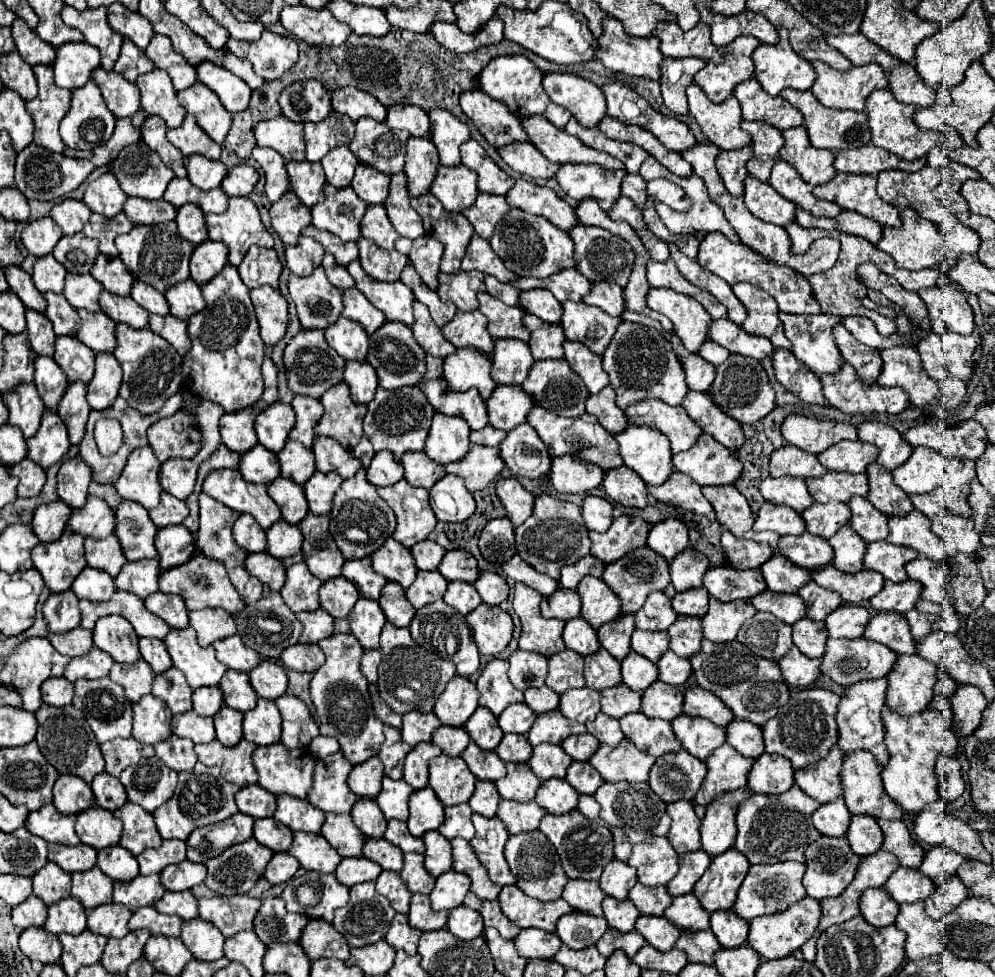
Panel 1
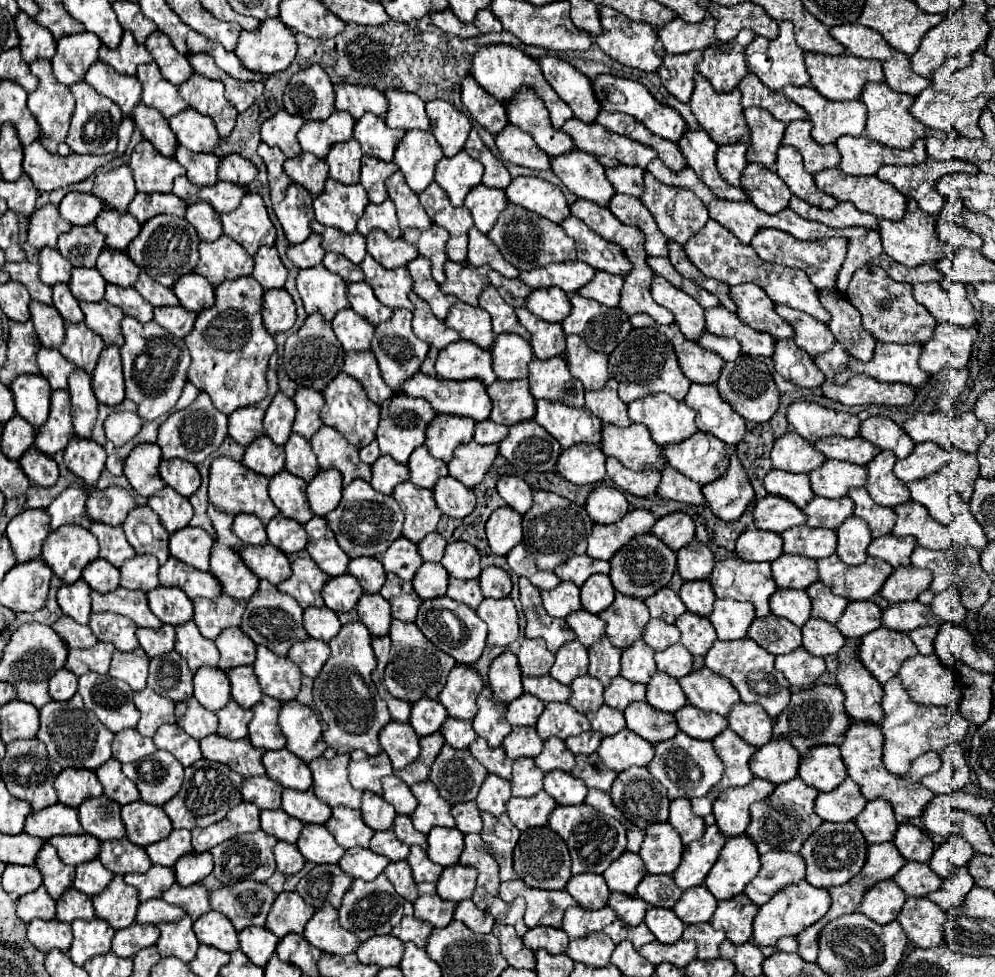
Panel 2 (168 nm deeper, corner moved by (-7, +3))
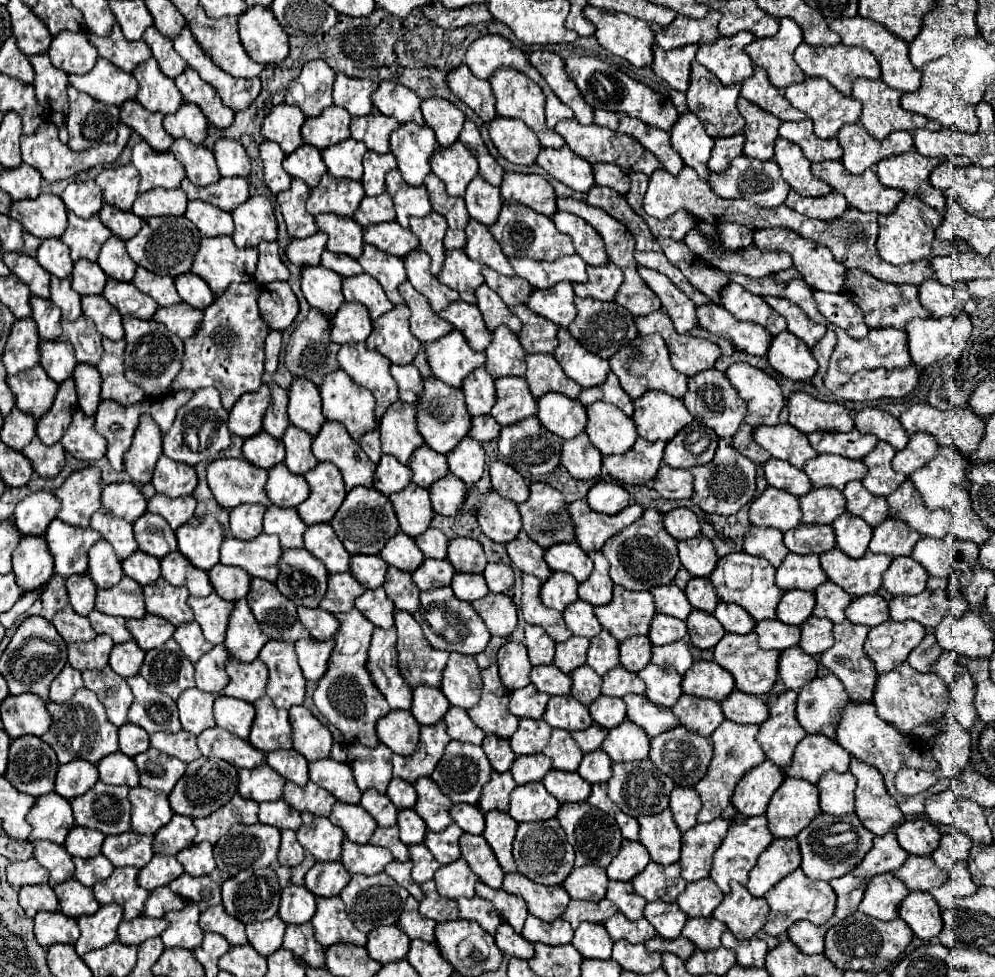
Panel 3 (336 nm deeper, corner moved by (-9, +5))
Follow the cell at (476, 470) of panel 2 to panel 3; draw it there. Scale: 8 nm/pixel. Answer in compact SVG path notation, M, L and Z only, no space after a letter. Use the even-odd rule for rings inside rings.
M463 438L463 442L459 442L459 446L447 454L447 464L449 472L459 480L465 484L475 484L485 470L485 452L473 438Z

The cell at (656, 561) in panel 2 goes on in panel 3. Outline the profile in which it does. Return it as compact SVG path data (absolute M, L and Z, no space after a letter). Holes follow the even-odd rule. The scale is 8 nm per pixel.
M645 510L643 516L621 530L619 534L611 536L603 548L601 554L611 564L611 580L627 590L651 590L657 586L669 584L677 570L681 568L679 556L677 556L677 540L671 538L663 526L663 516L657 510Z

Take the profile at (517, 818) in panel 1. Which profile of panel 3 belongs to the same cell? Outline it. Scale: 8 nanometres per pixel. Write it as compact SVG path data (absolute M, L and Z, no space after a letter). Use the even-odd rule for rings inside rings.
M531 782L517 786L511 792L509 816L517 822L533 822L533 820L549 820L559 810L557 798L553 798L543 782Z

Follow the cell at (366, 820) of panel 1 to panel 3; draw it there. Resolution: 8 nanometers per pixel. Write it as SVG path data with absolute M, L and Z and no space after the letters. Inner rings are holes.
M365 790L361 798L361 806L375 818L379 826L395 826L397 824L397 808L385 794L375 790Z

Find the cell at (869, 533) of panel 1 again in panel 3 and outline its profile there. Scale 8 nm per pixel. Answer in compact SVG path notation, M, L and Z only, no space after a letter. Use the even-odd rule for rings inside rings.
M853 480L843 490L847 498L847 510L855 516L865 518L869 526L879 526L887 518L887 500L883 496L873 496L867 492L859 480Z

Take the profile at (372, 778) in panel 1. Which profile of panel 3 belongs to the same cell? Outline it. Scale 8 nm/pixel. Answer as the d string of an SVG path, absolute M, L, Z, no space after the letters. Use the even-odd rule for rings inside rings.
M379 744L375 748L369 746L349 746L347 750L349 766L353 770L355 782L361 792L367 788L375 788L379 794L385 794L391 776L391 756L393 752Z

